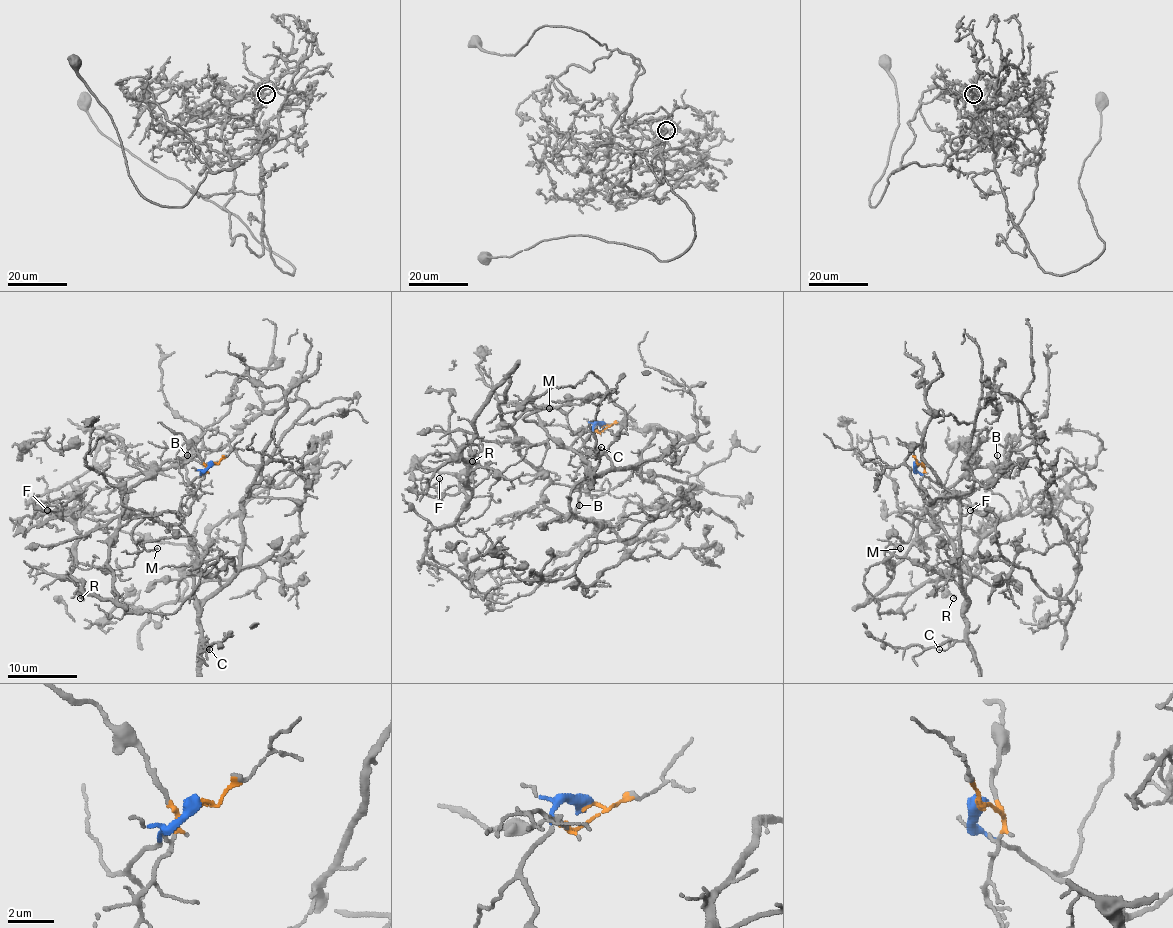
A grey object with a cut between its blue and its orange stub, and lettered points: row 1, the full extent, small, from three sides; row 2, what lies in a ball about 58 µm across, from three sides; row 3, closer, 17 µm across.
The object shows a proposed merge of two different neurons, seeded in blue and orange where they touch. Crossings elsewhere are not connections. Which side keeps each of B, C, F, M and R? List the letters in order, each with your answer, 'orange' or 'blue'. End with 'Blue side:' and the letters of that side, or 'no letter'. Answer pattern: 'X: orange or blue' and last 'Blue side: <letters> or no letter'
B: blue
C: orange
F: blue
M: orange
R: blue
Blue side: B, F, R

